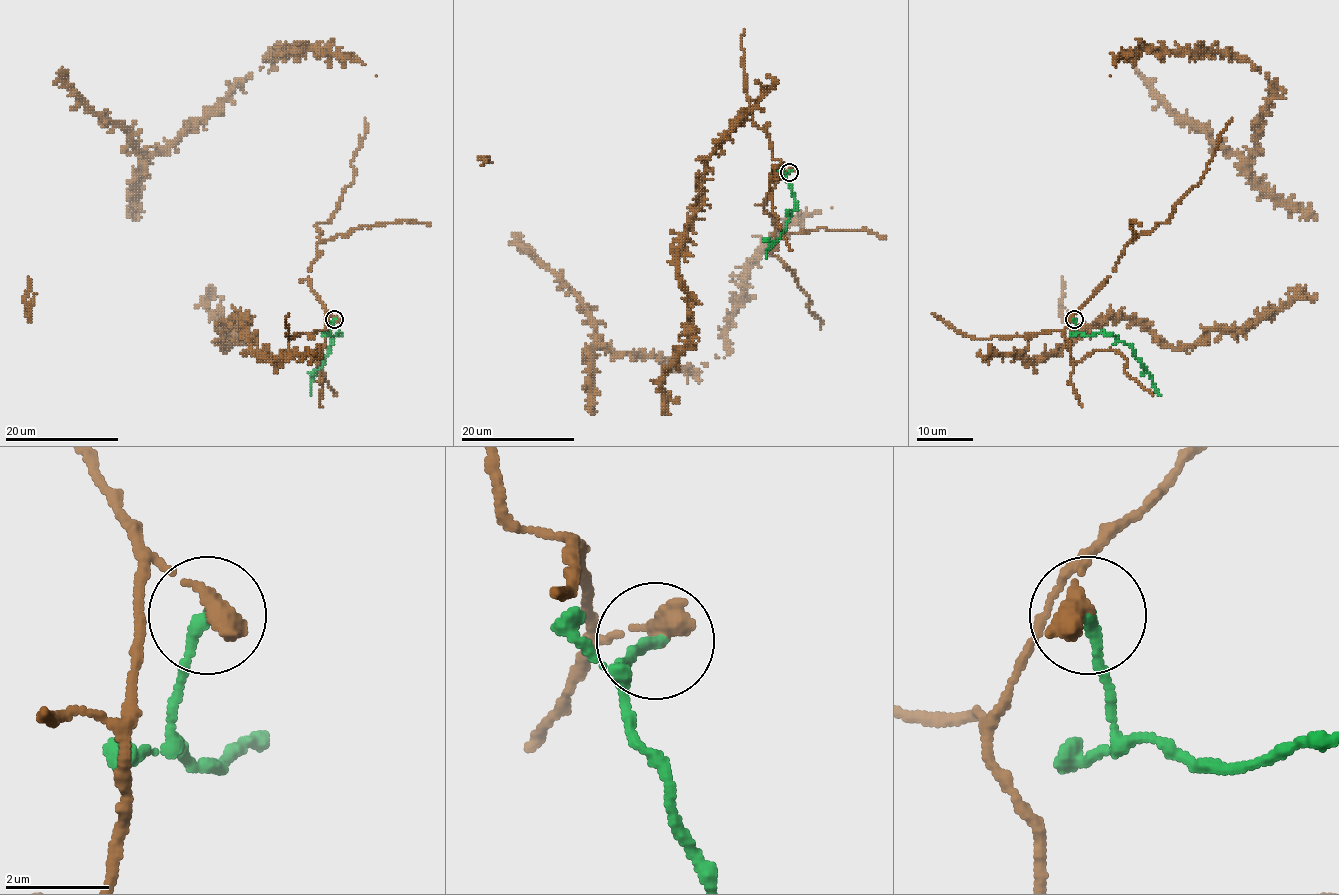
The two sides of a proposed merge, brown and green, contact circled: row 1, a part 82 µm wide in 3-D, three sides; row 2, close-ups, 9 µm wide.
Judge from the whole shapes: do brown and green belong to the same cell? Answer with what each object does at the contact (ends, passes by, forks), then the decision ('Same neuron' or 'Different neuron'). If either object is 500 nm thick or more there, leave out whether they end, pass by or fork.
At the ring brown ends. At the ring green ends. Different neuron

